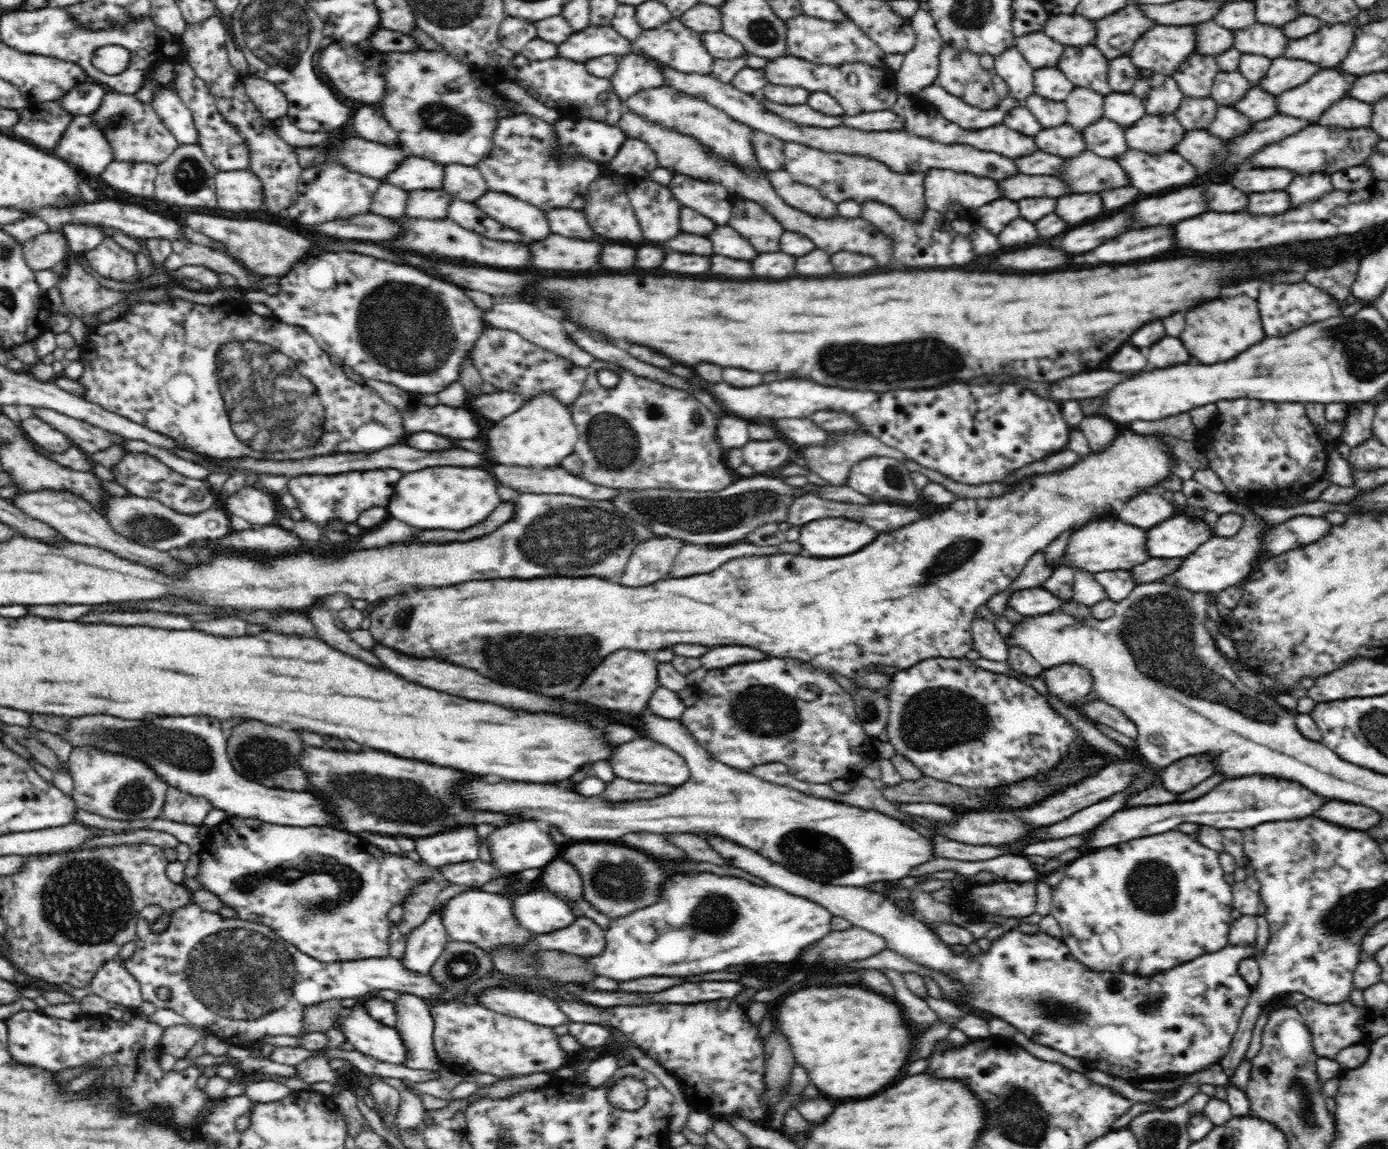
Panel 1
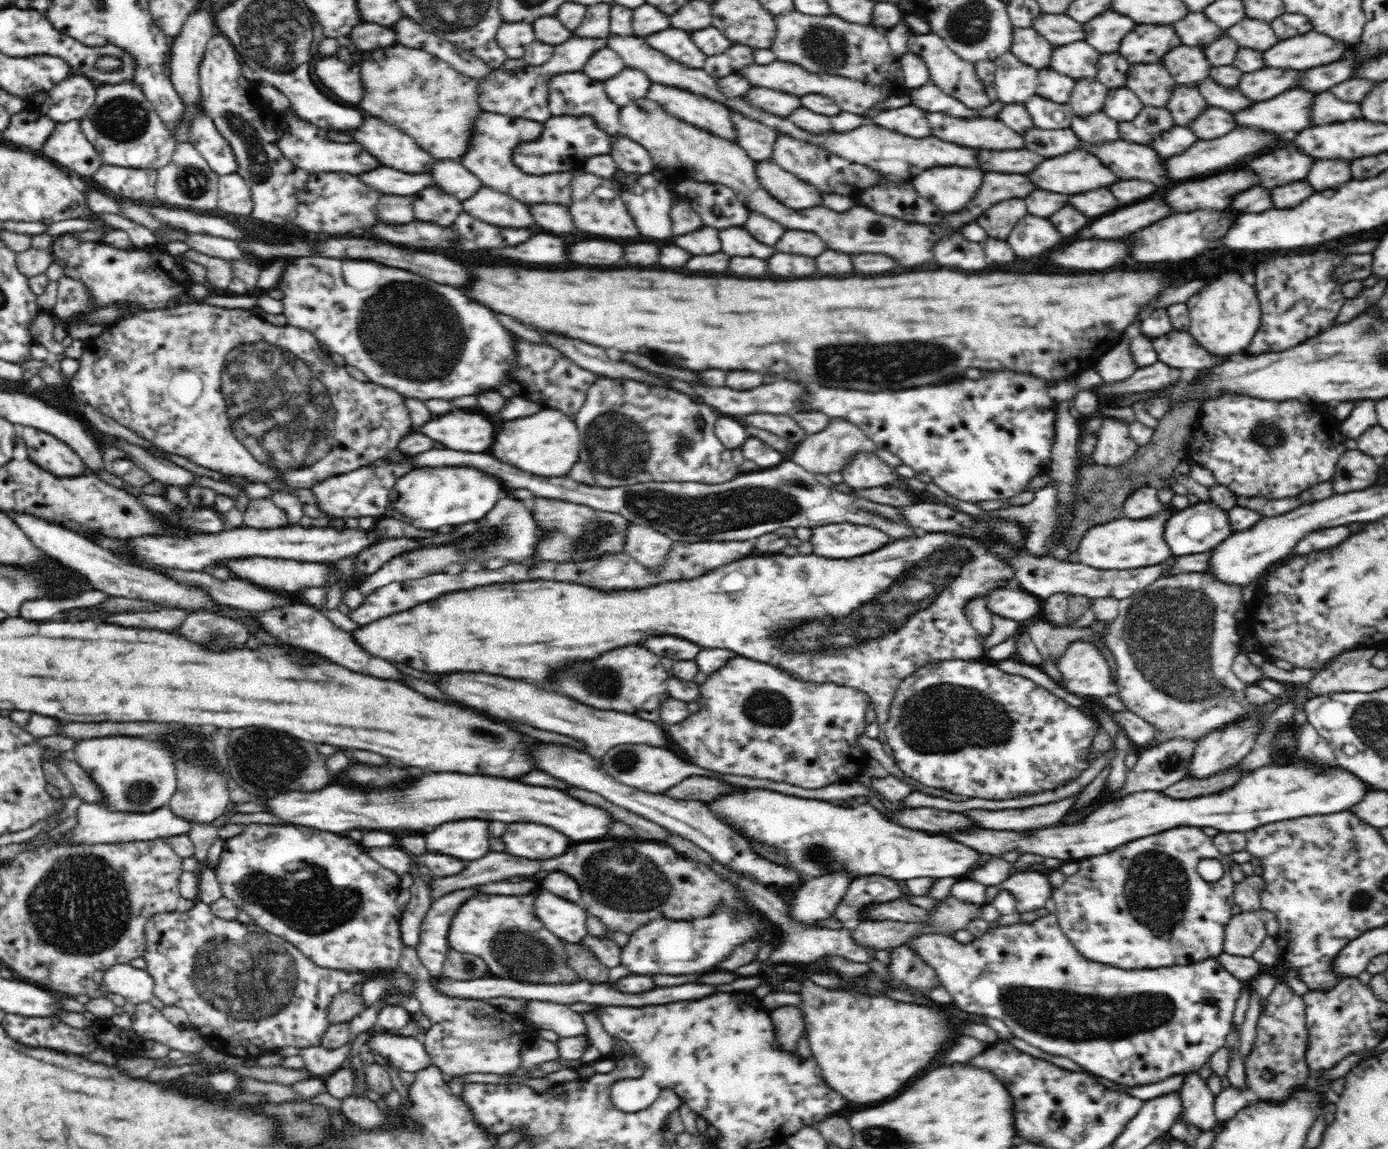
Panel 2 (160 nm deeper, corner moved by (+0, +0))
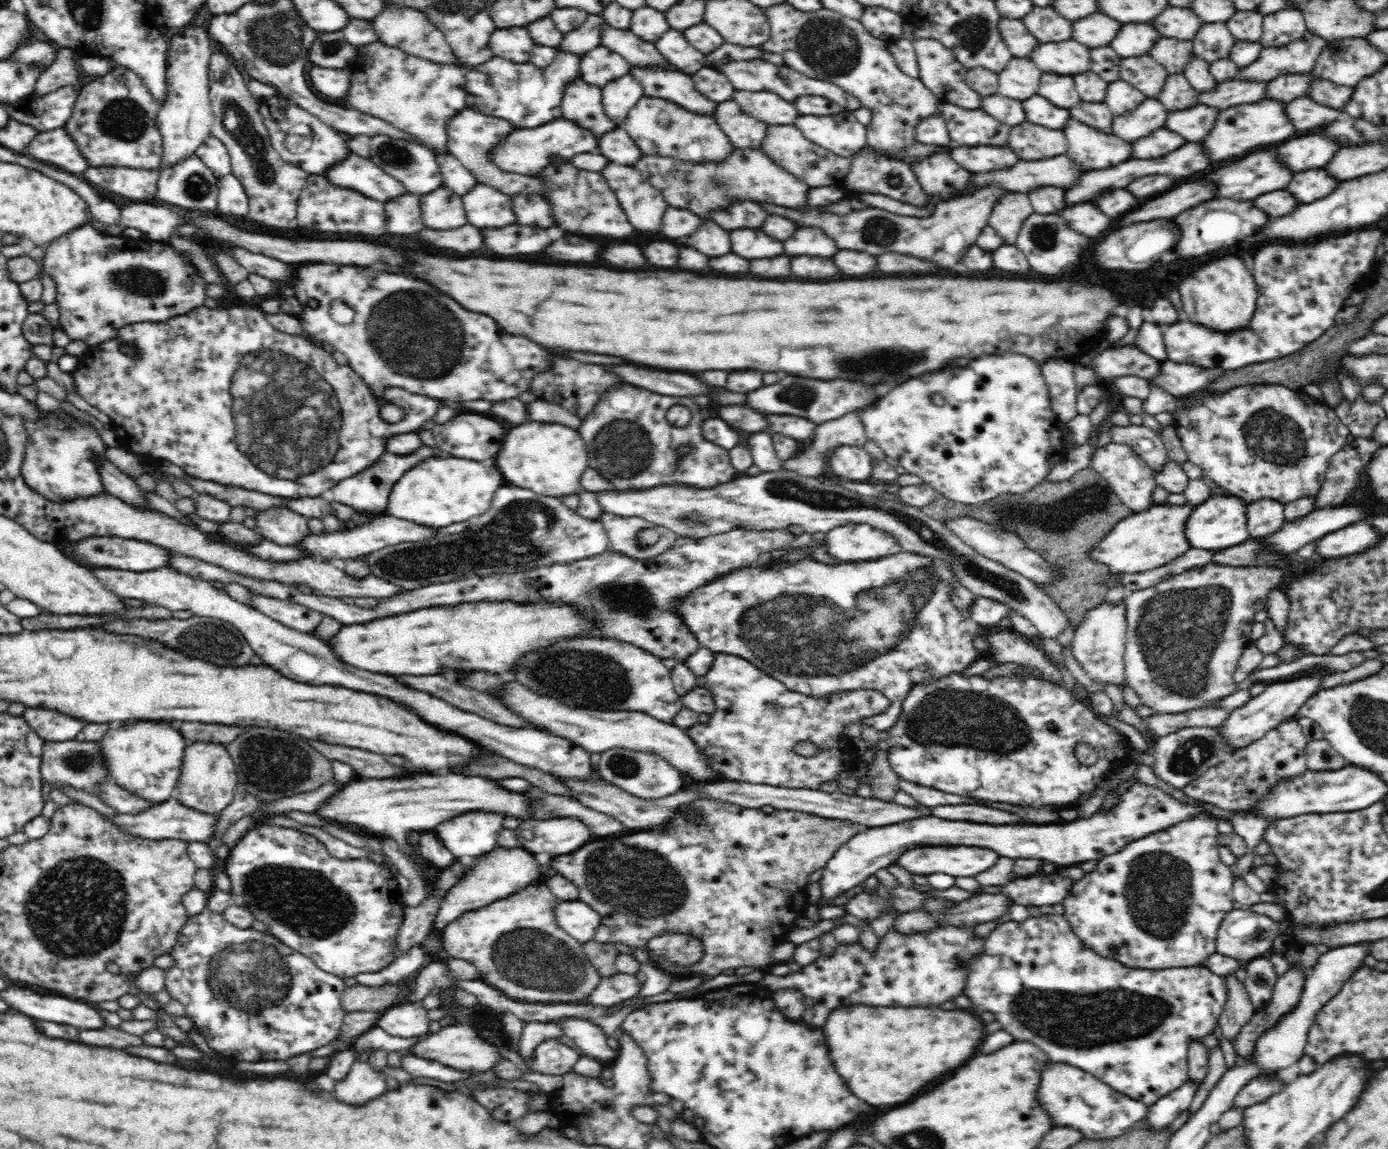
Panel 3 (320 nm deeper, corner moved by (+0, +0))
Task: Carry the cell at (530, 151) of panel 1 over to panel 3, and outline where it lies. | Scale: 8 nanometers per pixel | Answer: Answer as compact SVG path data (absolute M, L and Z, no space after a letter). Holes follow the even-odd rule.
M460 110L454 114L454 120L450 122L450 138L454 136L454 140L448 140L448 153L454 154L464 166L473 172L478 178L478 182L490 184L494 188L498 188L504 194L544 194L544 186L538 177L524 176L523 174L508 174L500 168L496 168L490 158L488 152L502 142L502 138L506 138L510 132L514 130L514 126L510 122L504 122L500 118L492 118L492 116L484 116L478 114L474 110Z

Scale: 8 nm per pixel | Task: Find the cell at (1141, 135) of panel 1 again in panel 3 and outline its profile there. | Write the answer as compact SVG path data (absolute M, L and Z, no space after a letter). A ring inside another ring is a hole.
M1146 97L1134 112L1113 115L1112 133L1124 140L1138 140L1156 128L1164 128L1166 108L1156 98Z

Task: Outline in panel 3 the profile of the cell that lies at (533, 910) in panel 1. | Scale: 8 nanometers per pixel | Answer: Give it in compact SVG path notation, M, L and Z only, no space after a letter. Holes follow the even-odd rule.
M580 900L560 901L556 906L556 921L561 930L582 944L594 941L595 934L602 925L600 914Z

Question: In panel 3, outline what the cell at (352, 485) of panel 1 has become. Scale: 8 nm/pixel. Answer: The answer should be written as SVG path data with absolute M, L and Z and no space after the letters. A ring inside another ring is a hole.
M420 446L414 454L408 454L408 456L384 454L378 462L374 462L369 468L340 481L340 484L336 488L332 488L328 496L335 502L353 506L358 510L359 514L382 512L388 506L388 494L390 494L392 486L396 484L394 480L398 480L406 470L414 468L418 462L422 462L422 460L426 460L430 456L432 456L432 448L428 448L428 446Z

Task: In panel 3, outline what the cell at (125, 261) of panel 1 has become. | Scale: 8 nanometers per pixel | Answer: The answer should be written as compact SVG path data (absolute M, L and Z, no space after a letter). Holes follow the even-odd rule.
M89 222L52 241L45 248L41 270L56 283L55 303L60 309L58 326L71 340L82 340L89 347L116 338L123 326L137 322L162 322L186 314L189 310L204 306L204 300L208 297L208 283L196 265L171 244L150 238L130 239L114 232L98 232Z

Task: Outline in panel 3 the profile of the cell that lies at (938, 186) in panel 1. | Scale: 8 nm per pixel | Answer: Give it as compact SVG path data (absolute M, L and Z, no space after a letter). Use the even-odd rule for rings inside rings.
M932 152L926 158L918 158L912 162L911 169L914 171L918 182L927 194L939 194L950 196L952 192L964 190L964 186L970 180L970 172L960 168L946 152Z

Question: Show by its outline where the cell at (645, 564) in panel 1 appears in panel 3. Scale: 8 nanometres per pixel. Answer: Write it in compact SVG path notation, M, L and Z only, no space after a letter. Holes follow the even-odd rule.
M603 513L600 519L613 550L636 560L656 557L669 549L678 538L677 534L665 526L653 524L638 516Z

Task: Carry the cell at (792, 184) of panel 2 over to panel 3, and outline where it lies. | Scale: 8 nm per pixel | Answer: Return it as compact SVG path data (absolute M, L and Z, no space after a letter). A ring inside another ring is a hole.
M735 147L722 162L684 162L659 154L642 154L634 168L643 174L644 181L660 190L670 206L689 210L702 218L712 210L723 211L738 200L768 202L786 208L806 204L806 183L778 166L761 148Z

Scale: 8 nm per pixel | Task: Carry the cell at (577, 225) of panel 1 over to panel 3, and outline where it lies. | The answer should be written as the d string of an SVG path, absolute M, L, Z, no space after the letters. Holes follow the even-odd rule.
M538 194L512 196L512 206L514 206L516 220L520 224L528 224L528 226L534 226L536 224L536 226L542 226L542 228L554 226L552 210L546 204L546 200L540 198Z

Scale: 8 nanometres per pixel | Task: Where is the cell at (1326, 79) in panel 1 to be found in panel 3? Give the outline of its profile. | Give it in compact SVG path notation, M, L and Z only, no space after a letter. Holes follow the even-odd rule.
M1262 99L1255 103L1242 103L1220 111L1216 116L1214 128L1210 128L1208 136L1202 142L1202 151L1206 152L1210 162L1218 162L1234 156L1241 158L1258 146L1279 145L1288 138L1292 139L1296 129L1294 125L1287 122L1283 108L1284 104L1278 101Z

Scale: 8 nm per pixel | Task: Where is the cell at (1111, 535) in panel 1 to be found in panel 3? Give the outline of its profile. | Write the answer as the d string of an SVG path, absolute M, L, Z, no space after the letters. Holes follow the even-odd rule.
M1153 504L1149 509L1120 519L1116 526L1092 550L1092 558L1109 567L1110 573L1134 574L1166 566L1193 546L1185 535L1188 517L1198 504Z

